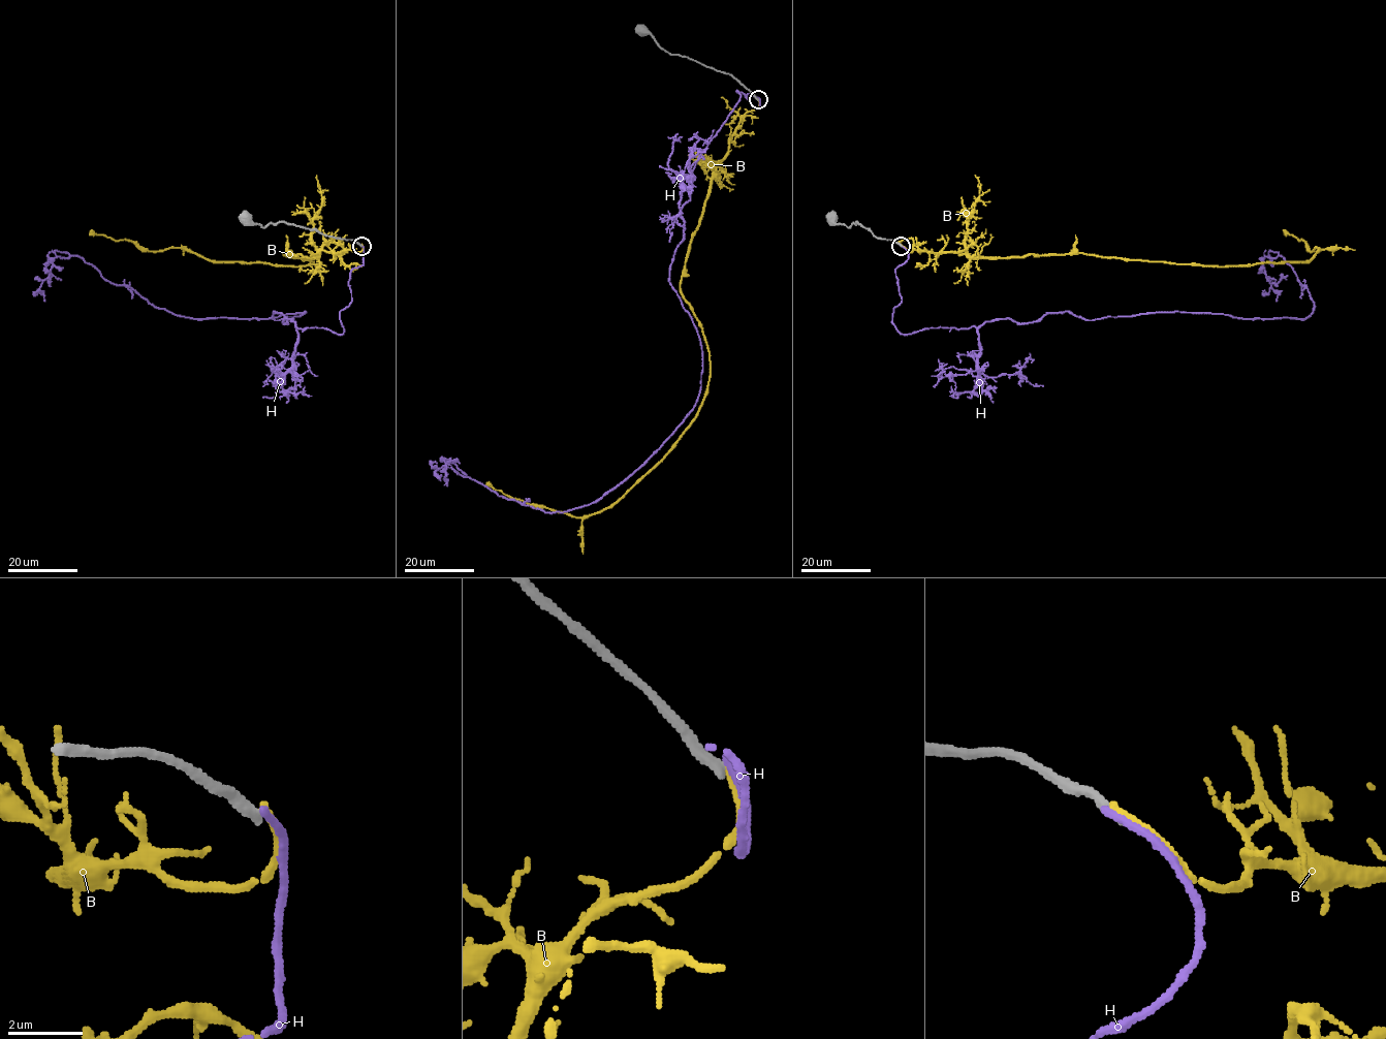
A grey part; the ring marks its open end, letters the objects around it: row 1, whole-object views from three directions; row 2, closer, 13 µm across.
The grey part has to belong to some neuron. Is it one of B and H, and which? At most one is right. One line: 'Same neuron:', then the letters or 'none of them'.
Same neuron: none of them

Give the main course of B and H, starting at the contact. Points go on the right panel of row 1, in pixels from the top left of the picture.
B: (901, 245), (909, 251), (965, 251), (994, 257), (1078, 253), (1219, 266), (1306, 261), (1318, 251), (1284, 230)
H: (901, 245), (892, 321), (903, 334), (1067, 311), (1313, 311), (1281, 256), (1263, 259), (1264, 289)

